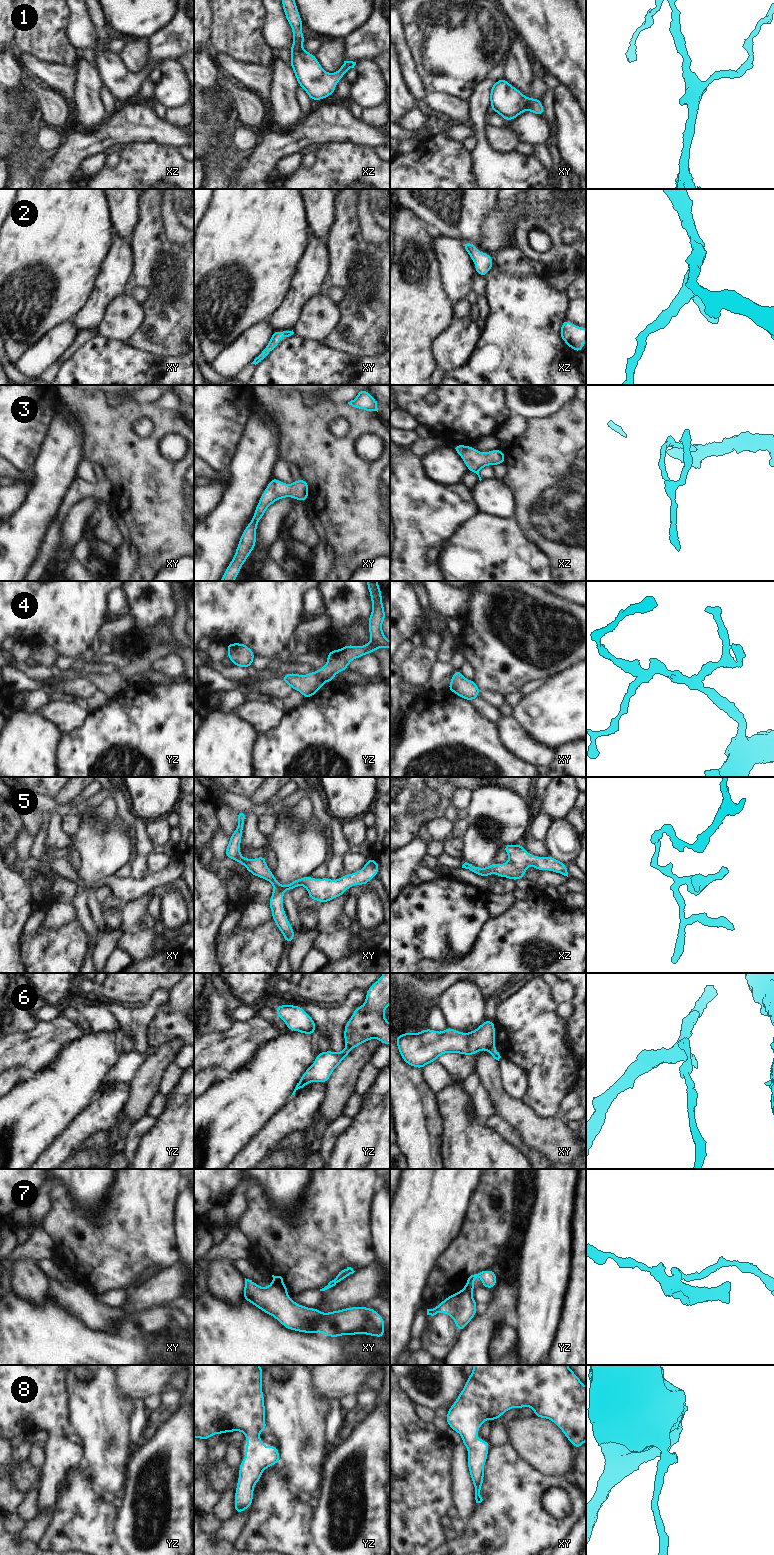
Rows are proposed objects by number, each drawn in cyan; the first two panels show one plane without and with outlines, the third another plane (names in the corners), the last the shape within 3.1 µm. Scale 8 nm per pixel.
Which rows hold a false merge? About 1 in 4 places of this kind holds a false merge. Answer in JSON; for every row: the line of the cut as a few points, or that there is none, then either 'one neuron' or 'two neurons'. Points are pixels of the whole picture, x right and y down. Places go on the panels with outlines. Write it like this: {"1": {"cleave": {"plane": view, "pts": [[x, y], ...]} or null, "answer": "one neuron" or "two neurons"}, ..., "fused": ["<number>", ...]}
{"1": {"cleave": null, "answer": "one neuron"}, "2": {"cleave": null, "answer": "one neuron"}, "3": {"cleave": null, "answer": "one neuron"}, "4": {"cleave": null, "answer": "one neuron"}, "5": {"cleave": null, "answer": "one neuron"}, "6": {"cleave": {"plane": "xy", "pts": [[494, 1046], [488, 1051]]}, "answer": "two neurons"}, "7": {"cleave": {"plane": "xy", "pts": [[272, 1280], [286, 1293]]}, "answer": "two neurons"}, "8": {"cleave": null, "answer": "one neuron"}, "fused": ["6", "7"]}

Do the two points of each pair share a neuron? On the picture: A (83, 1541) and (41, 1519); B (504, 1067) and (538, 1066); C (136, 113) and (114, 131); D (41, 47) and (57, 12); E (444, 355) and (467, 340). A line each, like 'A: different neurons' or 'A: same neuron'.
A: different neurons
B: different neurons
C: same neuron
D: same neuron
E: same neuron

